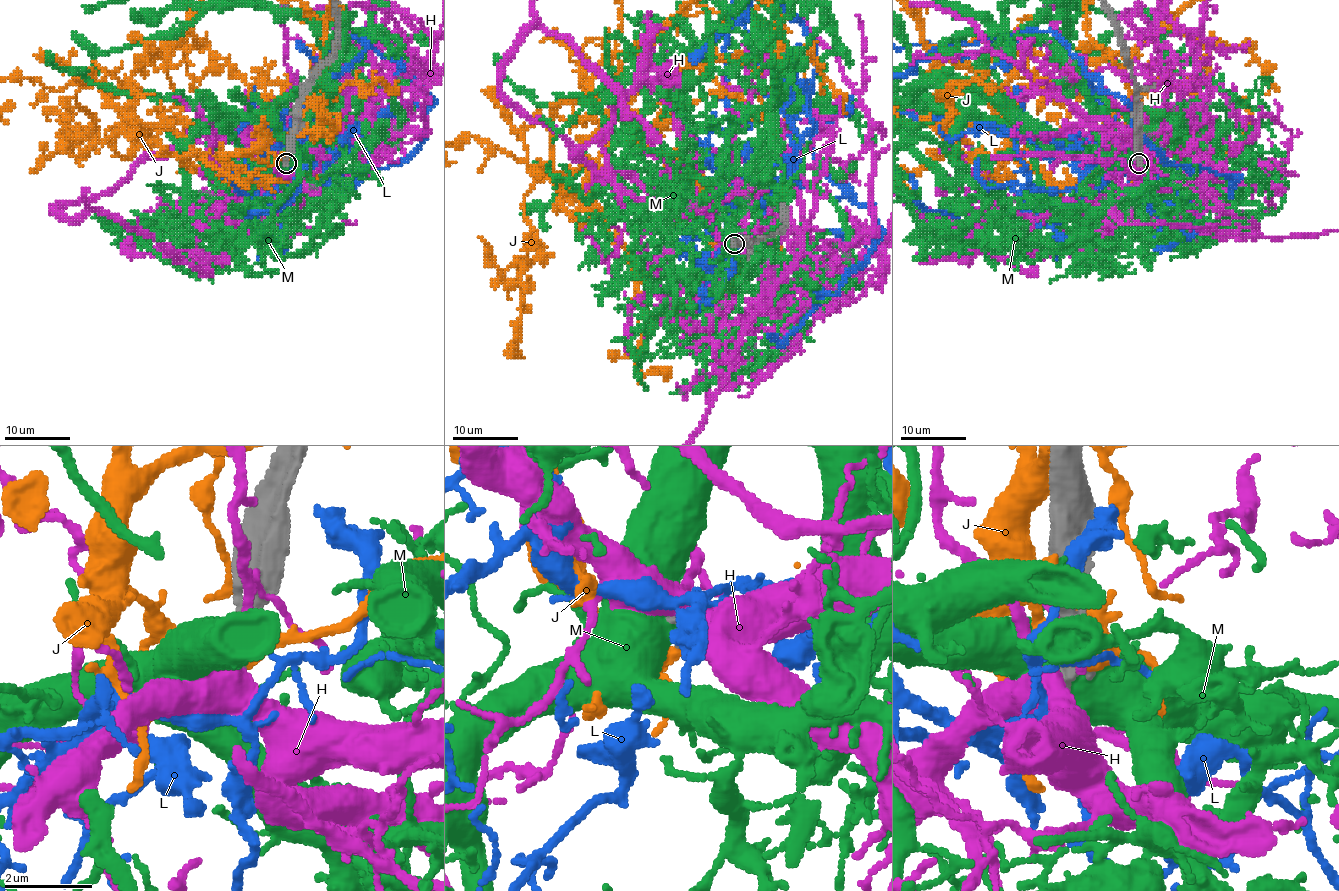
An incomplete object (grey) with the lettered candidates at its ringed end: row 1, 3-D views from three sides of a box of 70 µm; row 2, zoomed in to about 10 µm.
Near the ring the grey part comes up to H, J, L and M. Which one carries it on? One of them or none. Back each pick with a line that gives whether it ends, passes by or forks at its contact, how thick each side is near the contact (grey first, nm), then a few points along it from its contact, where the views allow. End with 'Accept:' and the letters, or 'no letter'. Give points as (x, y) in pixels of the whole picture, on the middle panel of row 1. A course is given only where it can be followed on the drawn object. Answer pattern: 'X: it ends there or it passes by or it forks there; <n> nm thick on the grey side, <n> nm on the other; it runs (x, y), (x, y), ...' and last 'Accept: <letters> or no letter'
Accept: no letter

